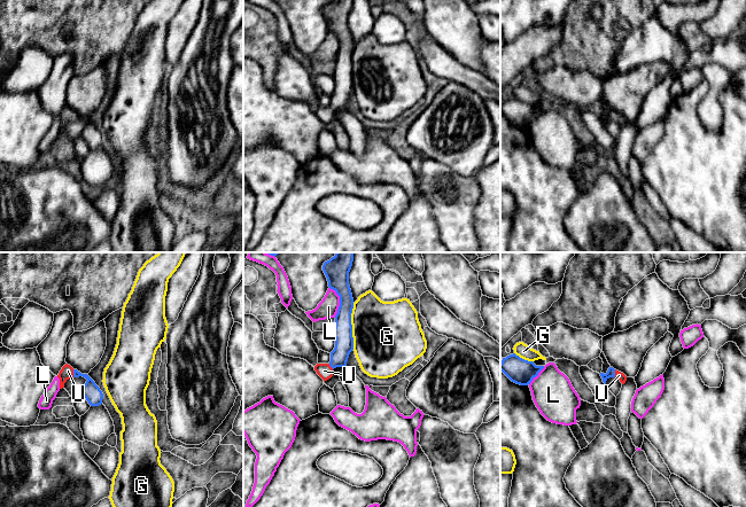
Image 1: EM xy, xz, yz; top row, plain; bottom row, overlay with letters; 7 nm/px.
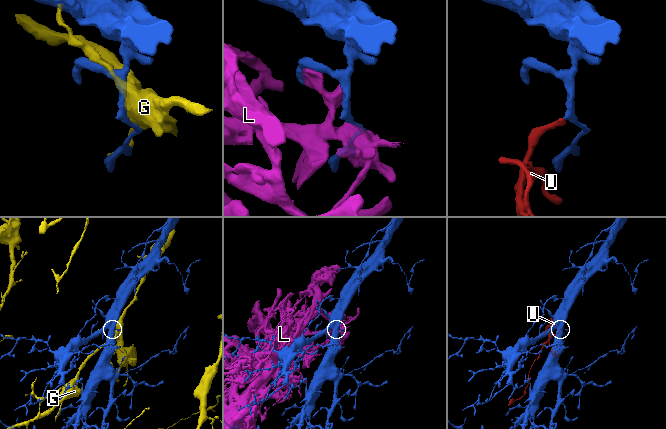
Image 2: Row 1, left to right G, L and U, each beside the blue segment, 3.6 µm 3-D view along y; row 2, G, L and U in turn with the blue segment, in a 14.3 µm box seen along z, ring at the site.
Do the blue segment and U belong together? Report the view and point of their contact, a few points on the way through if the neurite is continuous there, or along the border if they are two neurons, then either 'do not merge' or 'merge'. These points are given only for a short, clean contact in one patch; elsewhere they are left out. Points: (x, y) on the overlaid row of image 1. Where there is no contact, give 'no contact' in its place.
contact xy (74, 373); way xy (91, 391), (90, 380), (74, 373), (67, 372); merge

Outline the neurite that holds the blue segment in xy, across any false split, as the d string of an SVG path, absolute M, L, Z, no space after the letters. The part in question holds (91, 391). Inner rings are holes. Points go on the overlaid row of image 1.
M65 364L60 370L57 377L60 379L60 389L64 388L64 383L72 377L83 376L87 381L81 389L81 395L86 398L91 406L99 406L102 404L103 393L95 382L87 375L81 374L77 369L73 369L70 365Z

